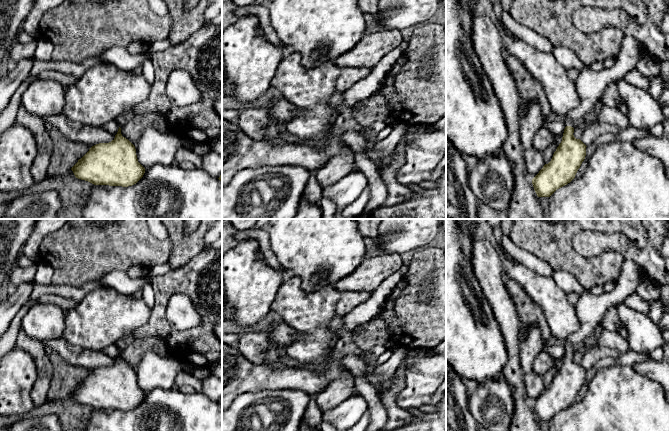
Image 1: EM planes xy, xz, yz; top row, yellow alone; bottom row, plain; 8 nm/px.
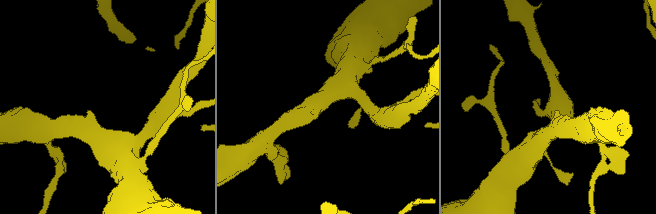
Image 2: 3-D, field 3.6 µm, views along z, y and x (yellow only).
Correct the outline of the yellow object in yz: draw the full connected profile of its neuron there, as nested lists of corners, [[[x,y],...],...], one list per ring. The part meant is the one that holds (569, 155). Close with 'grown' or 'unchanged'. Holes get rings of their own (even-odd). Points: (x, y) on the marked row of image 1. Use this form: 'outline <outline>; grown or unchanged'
outline [[[624,36],[615,63],[610,68],[593,71],[585,66],[574,81],[580,103],[567,114],[567,123],[562,141],[553,154],[551,161],[545,164],[532,179],[538,197],[550,197],[557,189],[567,185],[574,178],[586,156],[586,145],[573,135],[577,122],[593,109],[601,105],[602,94],[607,85],[622,79],[643,57],[640,42],[632,36]]]; grown

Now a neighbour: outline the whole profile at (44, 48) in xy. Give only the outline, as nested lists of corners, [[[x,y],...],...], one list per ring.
[[[38,36],[34,58],[36,61],[49,61],[52,59],[53,44],[41,36]]]

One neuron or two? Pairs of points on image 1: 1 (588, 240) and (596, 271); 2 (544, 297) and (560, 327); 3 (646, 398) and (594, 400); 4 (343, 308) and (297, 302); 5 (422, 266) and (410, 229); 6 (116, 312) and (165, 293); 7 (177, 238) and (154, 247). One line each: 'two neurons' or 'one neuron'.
1: two neurons
2: one neuron
3: one neuron
4: two neurons
5: two neurons
6: two neurons
7: two neurons

